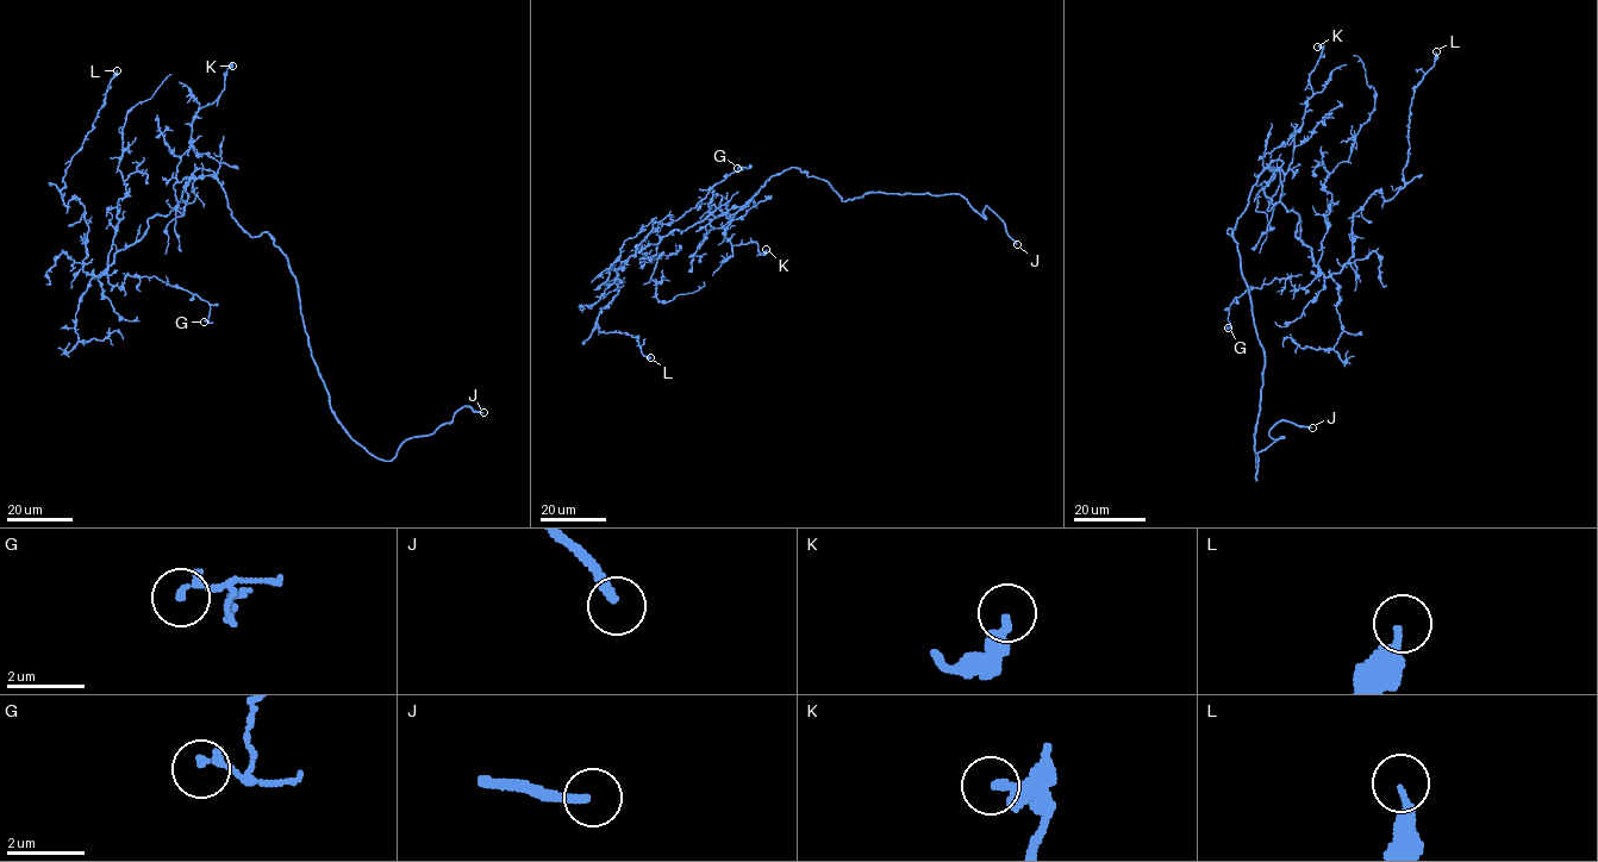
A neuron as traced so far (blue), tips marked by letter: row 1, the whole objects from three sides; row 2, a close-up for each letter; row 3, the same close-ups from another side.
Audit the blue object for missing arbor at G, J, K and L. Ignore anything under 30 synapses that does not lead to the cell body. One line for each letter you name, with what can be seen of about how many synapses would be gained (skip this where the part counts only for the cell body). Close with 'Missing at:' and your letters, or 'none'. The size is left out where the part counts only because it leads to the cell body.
Missing at: J

